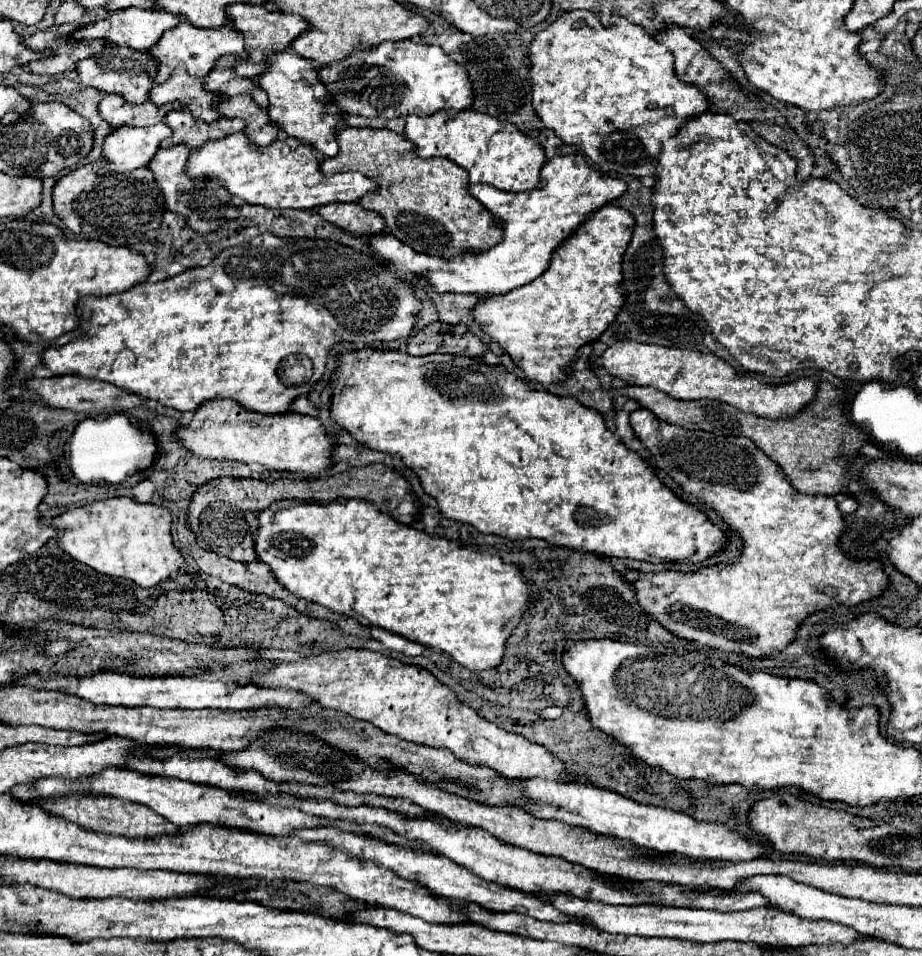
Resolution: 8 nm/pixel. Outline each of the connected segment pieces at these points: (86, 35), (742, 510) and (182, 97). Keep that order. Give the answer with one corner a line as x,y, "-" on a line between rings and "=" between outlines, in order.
129,7
123,11
113,11
109,17
95,21
93,25
87,25
79,31
75,31
75,39
105,39
107,43
113,45
125,45
125,47
133,47
133,49
141,49
147,51
153,45
157,45
157,41
161,39
161,35
173,27
177,27
181,21
181,15
173,15
167,11
157,11
157,9
139,9
139,7
=
647,409
631,413
631,427
653,455
655,465
669,473
685,493
691,493
699,501
711,505
725,523
741,533
745,545
735,563
721,563
695,573
643,573
643,577
633,583
641,607
673,635
721,651
735,651
747,657
767,657
791,645
797,629
811,613
825,611
833,605
855,607
863,601
881,597
883,591
889,589
891,581
879,559
863,561
847,557
841,551
839,541
847,533
849,525
845,523
837,501
827,495
799,493
793,485
789,485
783,469
751,439
741,435
725,437
707,431
689,431
657,419
=
179,71
171,77
171,81
163,85
155,85
151,91
151,103
165,105
169,101
185,101
187,109
197,115
197,119
205,123
213,123
221,119
217,105
221,101
219,93
205,89
205,79
187,75
185,71

